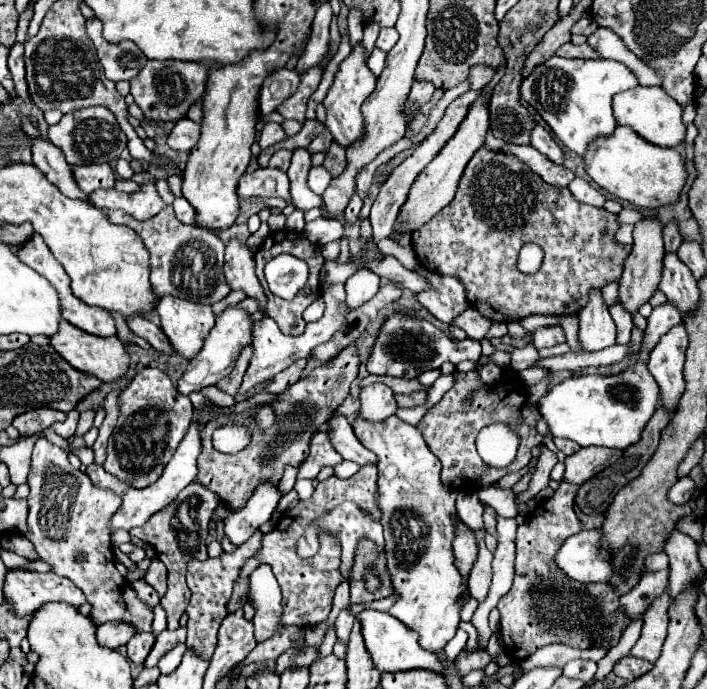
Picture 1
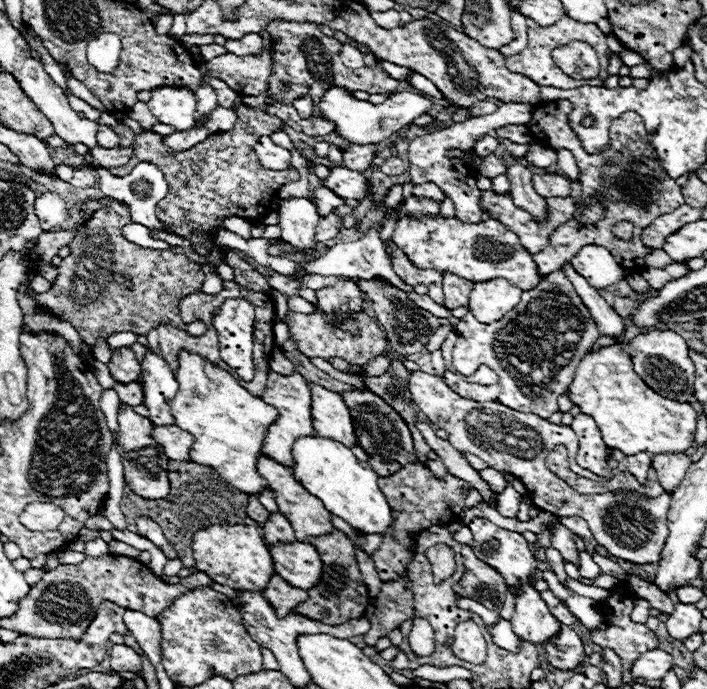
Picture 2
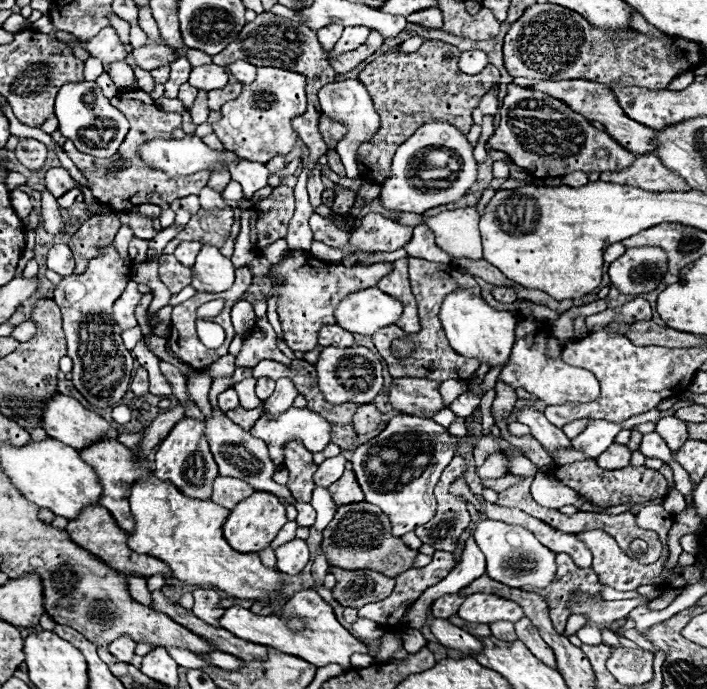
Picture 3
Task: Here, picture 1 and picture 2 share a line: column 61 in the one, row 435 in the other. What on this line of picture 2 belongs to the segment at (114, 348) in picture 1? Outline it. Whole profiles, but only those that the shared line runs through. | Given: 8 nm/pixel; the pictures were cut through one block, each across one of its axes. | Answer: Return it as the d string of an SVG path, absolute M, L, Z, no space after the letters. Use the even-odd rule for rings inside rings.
M310 384L312 396L312 428L320 436L332 436L344 446L356 446L356 436L352 428L352 418L340 394L322 388L320 384Z

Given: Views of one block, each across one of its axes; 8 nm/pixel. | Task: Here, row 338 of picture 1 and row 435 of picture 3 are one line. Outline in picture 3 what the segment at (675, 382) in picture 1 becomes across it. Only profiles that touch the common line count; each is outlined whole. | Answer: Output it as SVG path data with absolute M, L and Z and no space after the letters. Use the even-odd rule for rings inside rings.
M666 416L660 418L656 422L656 432L666 440L666 444L670 446L672 452L676 452L678 448L682 448L682 444L688 440L688 430L686 424L674 416Z

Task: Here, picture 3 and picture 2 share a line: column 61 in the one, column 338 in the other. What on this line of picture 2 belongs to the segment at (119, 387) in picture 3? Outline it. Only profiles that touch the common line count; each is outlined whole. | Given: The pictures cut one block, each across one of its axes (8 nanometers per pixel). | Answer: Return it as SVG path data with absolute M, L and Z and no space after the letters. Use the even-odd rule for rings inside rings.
M342 278L336 286L322 288L316 294L318 294L318 306L316 308L324 310L324 312L332 312L332 310L342 310L342 312L362 310L362 292L348 278Z

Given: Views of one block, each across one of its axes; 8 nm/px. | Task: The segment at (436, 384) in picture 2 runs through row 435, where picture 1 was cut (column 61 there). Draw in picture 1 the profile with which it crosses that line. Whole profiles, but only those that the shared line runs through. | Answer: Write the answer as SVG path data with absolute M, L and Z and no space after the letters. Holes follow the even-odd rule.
M38 436L32 452L32 468L28 474L30 494L30 540L36 552L46 560L60 576L70 578L92 604L94 624L122 620L148 632L152 624L152 610L146 608L126 582L126 578L114 566L114 554L110 544L110 528L106 528L110 516L120 508L122 500L108 488L94 486L88 474L76 470L68 462L68 454L52 444L48 438Z

